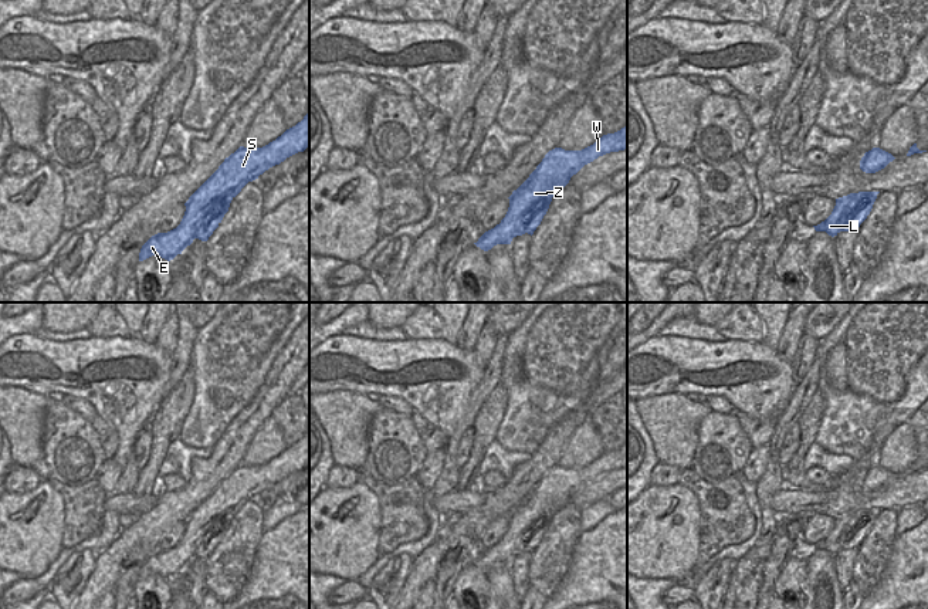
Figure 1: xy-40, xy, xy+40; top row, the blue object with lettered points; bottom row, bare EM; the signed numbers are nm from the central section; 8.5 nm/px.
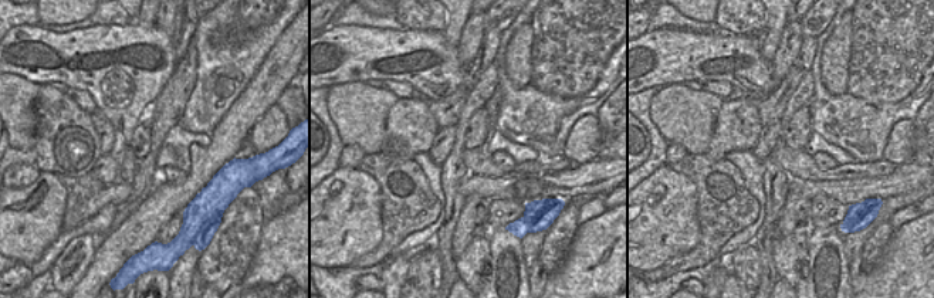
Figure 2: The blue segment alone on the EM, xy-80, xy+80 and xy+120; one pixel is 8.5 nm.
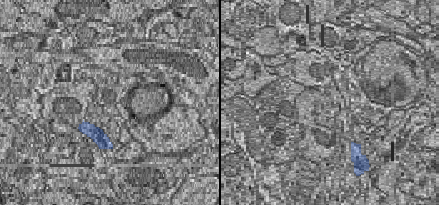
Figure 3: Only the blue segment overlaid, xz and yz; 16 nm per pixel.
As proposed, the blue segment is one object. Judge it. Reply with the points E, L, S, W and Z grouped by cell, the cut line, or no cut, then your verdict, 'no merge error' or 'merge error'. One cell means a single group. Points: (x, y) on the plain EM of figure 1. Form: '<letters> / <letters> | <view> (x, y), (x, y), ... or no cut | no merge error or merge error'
E L / S W Z | xy (551, 514), (545, 524), (527, 531), (520, 538), (517, 552) | merge error

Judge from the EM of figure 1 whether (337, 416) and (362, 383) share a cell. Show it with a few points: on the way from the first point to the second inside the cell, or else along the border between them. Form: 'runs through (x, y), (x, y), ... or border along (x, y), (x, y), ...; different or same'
border along (324, 392), (356, 391), (365, 396); different

